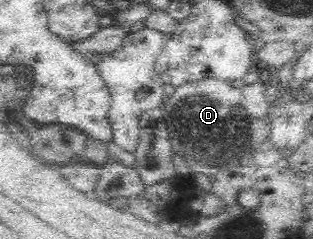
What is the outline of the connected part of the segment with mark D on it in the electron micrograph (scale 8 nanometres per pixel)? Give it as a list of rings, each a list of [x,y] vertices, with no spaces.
[[[213,78],[183,84],[173,95],[166,97],[161,108],[174,154],[182,157],[194,174],[210,177],[222,169],[235,170],[251,164],[254,152],[268,135],[268,87],[262,82],[236,85]]]

